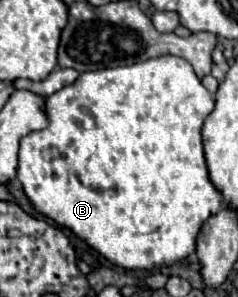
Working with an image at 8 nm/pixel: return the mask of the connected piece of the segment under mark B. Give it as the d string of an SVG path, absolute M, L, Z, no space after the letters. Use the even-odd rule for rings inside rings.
M158 56L158 58L146 60L140 64L132 64L132 66L84 72L84 74L80 74L80 78L74 84L64 86L62 90L44 98L44 112L46 112L50 124L48 124L48 128L30 132L28 136L24 136L20 140L16 178L22 184L22 190L28 198L28 202L34 206L34 210L52 218L56 224L70 228L78 238L82 238L90 248L94 248L114 266L120 266L126 270L154 270L160 266L172 266L194 252L196 236L198 236L204 220L208 220L208 216L212 216L212 212L220 212L220 208L222 208L222 194L212 186L212 182L208 178L204 152L202 152L202 136L200 136L202 124L208 118L208 114L212 112L212 108L214 108L214 98L196 78L192 66L180 56Z

